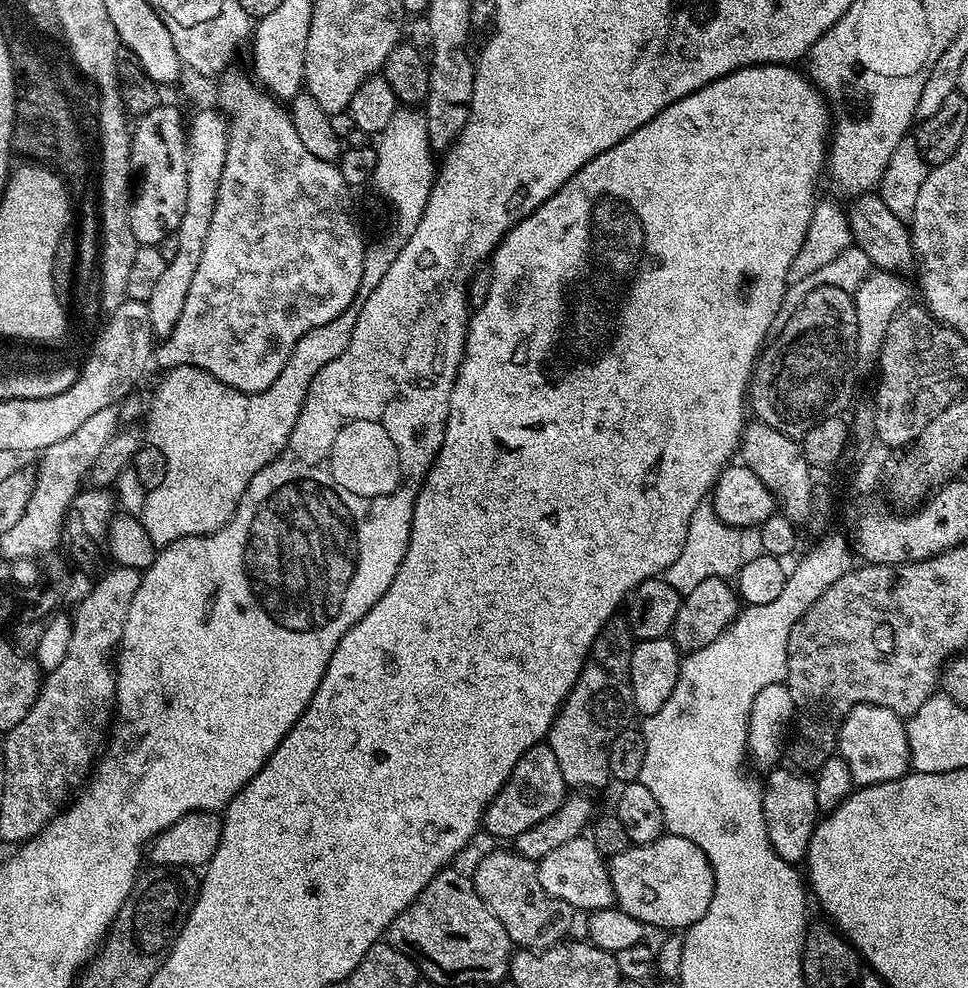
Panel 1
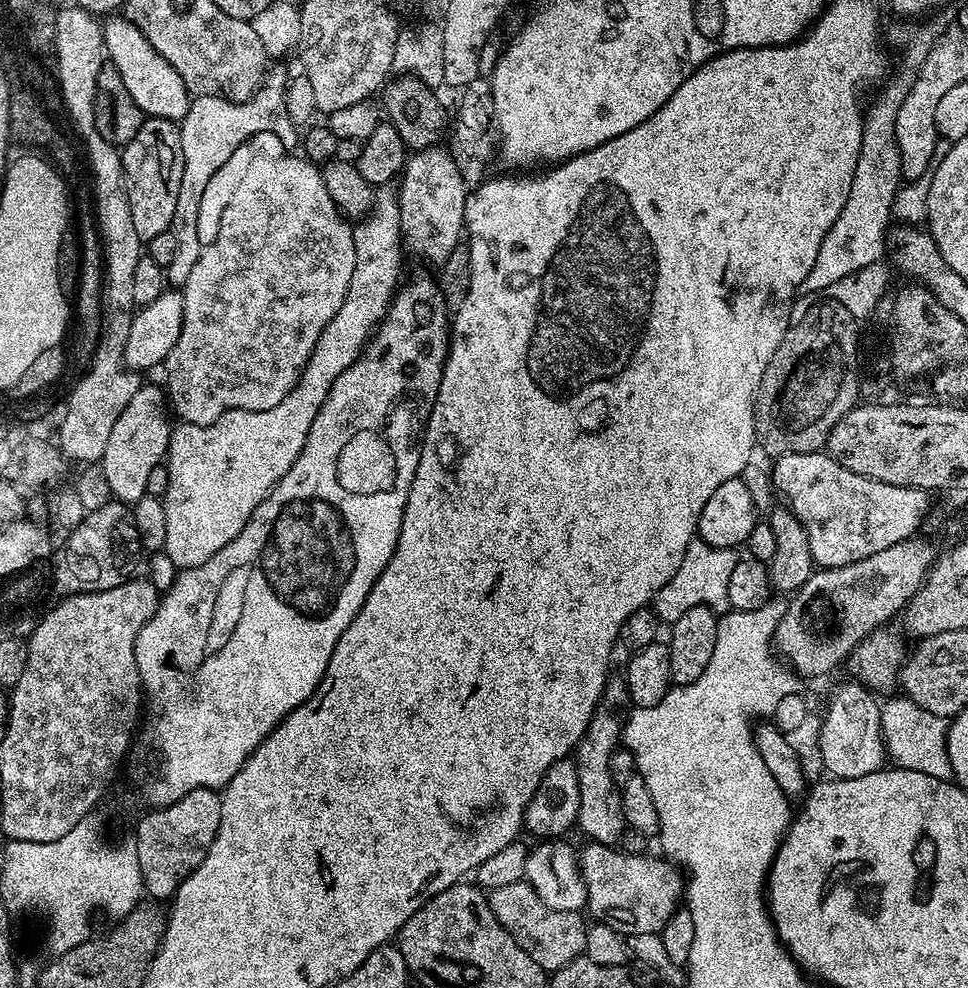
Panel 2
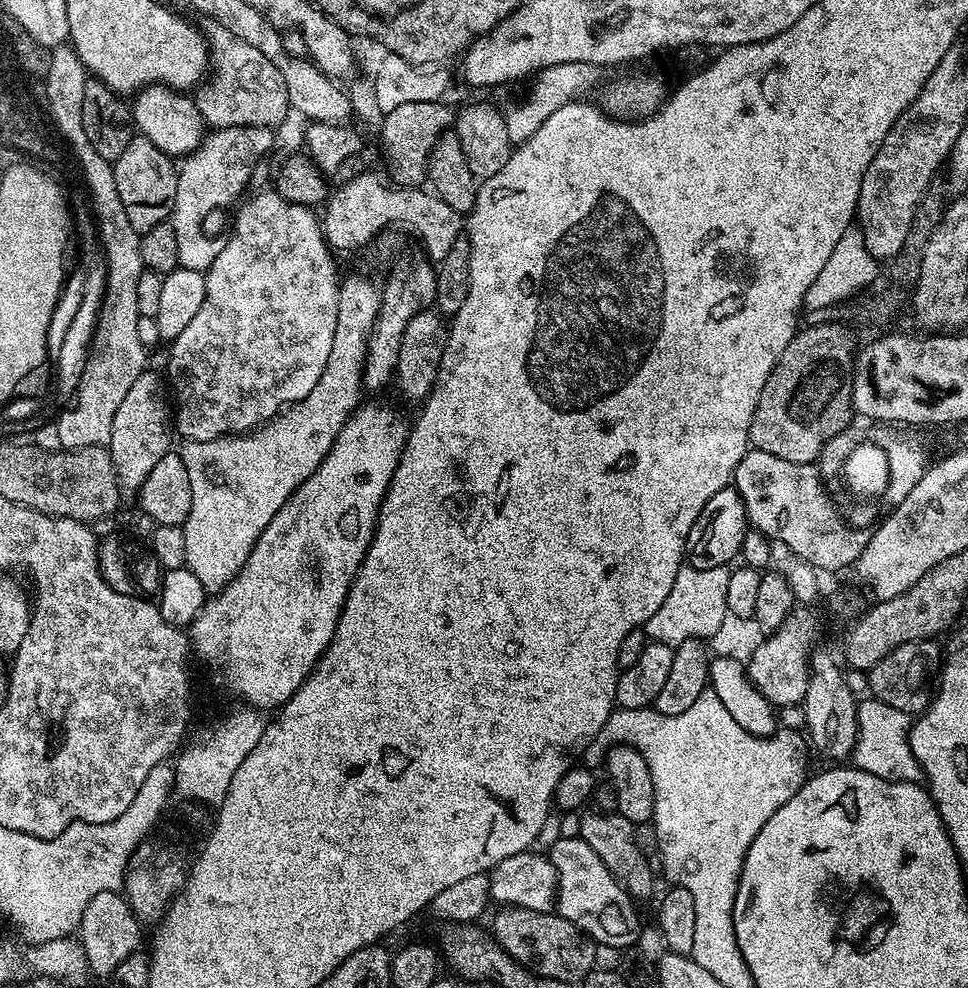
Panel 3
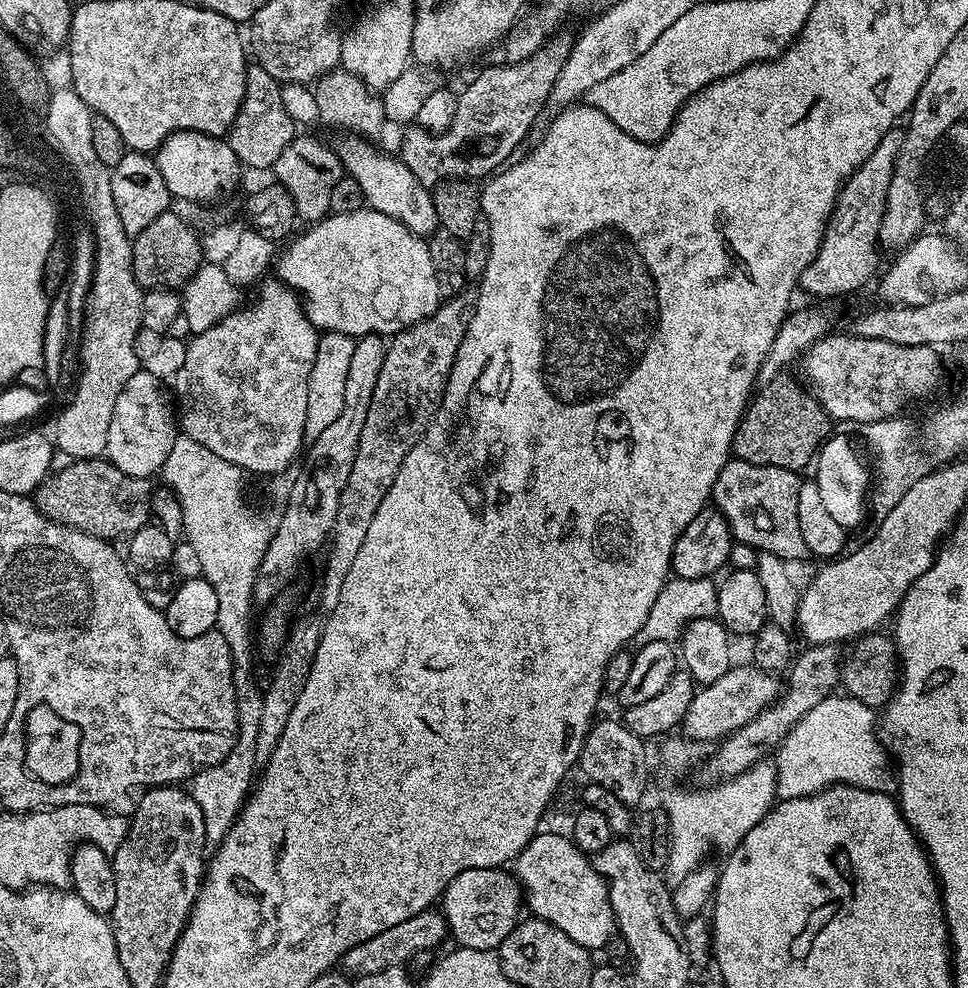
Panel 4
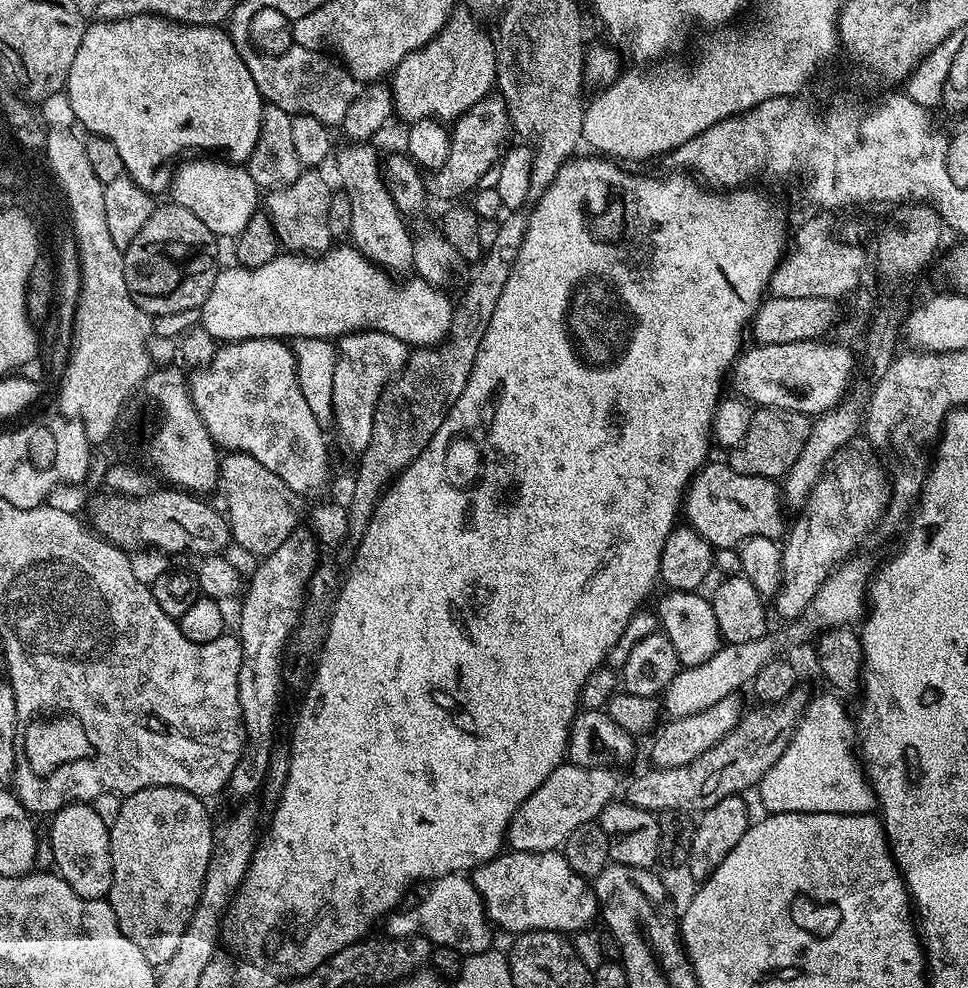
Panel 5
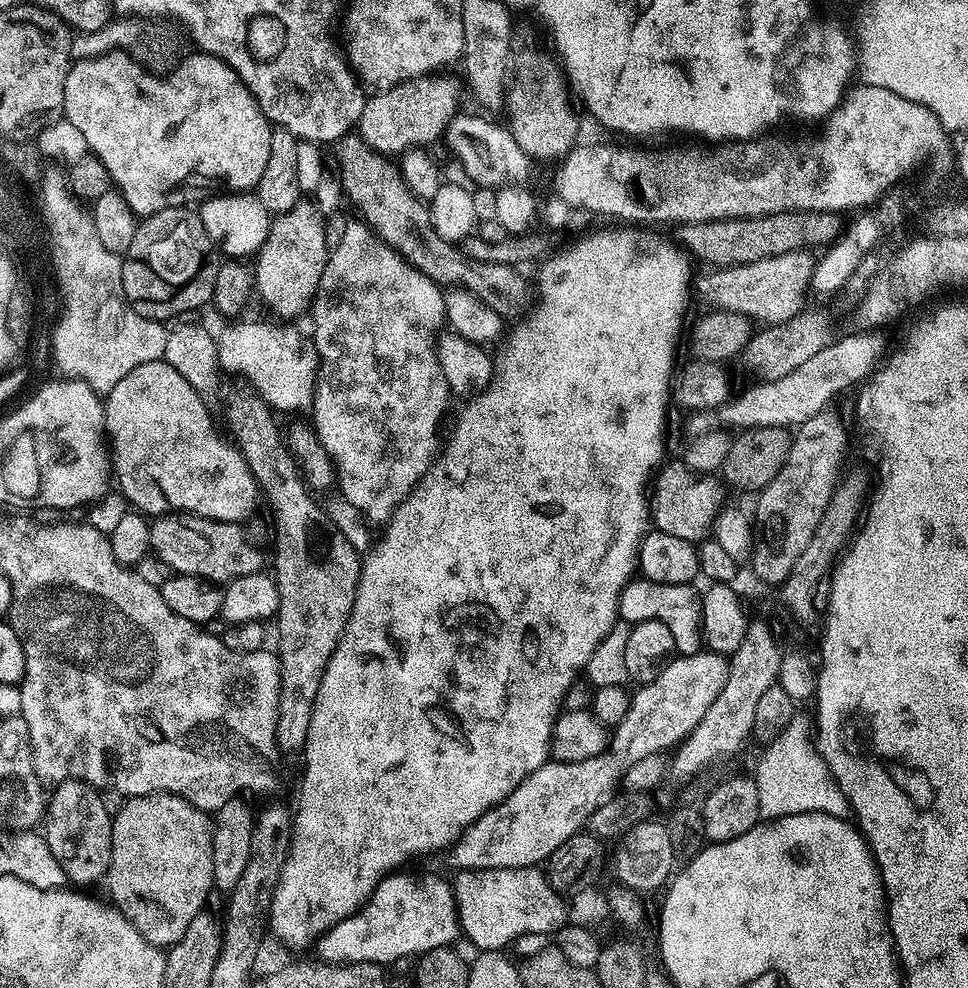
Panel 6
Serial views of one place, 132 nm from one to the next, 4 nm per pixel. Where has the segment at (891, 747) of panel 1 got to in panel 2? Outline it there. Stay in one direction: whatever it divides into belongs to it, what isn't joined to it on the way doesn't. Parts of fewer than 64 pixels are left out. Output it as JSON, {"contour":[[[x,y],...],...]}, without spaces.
{"contour":[[[859,682],[844,684],[828,700],[828,709],[824,712],[824,721],[820,724],[820,760],[829,777],[837,780],[862,778],[862,774],[874,774],[886,764],[884,735],[880,721],[880,704],[877,697]]]}

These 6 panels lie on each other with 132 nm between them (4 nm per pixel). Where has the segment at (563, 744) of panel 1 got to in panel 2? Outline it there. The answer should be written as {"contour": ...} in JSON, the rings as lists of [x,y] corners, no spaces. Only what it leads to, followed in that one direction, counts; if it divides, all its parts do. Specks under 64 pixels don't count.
{"contour":[[[609,675],[608,685],[600,695],[600,705],[592,714],[590,726],[586,726],[586,734],[574,749],[574,759],[578,770],[578,818],[579,831],[588,835],[589,841],[609,846],[619,845],[626,833],[624,811],[622,810],[621,789],[618,780],[612,777],[612,751],[621,743],[624,731],[625,712],[629,707],[628,682],[623,675]]]}

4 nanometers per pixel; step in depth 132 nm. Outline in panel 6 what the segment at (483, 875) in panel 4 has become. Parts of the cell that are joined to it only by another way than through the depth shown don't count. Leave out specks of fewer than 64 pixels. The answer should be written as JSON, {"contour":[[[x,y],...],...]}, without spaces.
{"contour":[[[400,870],[385,876],[382,882],[378,882],[374,894],[359,912],[338,922],[325,936],[321,936],[314,945],[315,951],[320,951],[317,952],[319,959],[330,964],[368,961],[390,966],[399,956],[416,958],[435,947],[455,945],[455,940],[461,939],[462,929],[453,885],[449,881],[447,884],[440,876],[407,876],[406,873],[407,871]]]}

